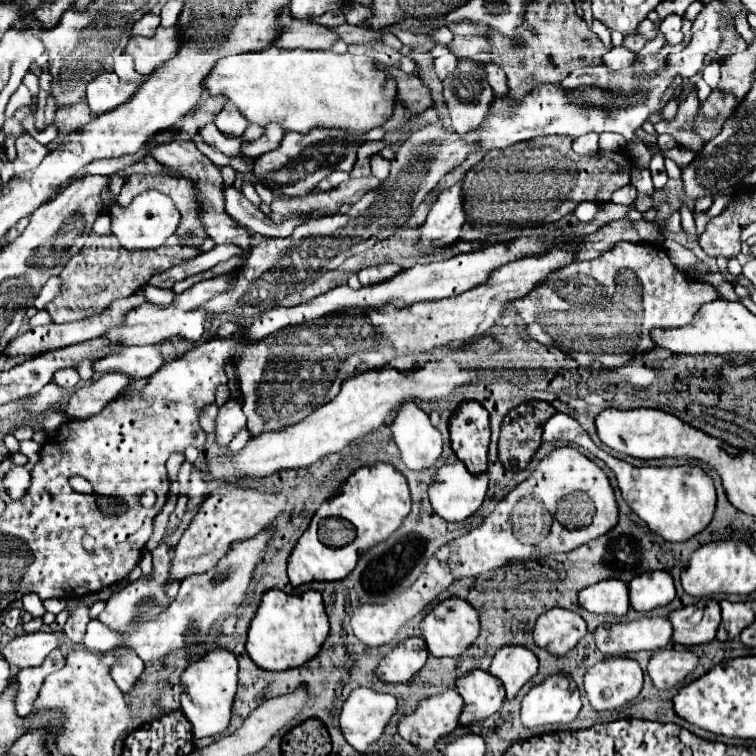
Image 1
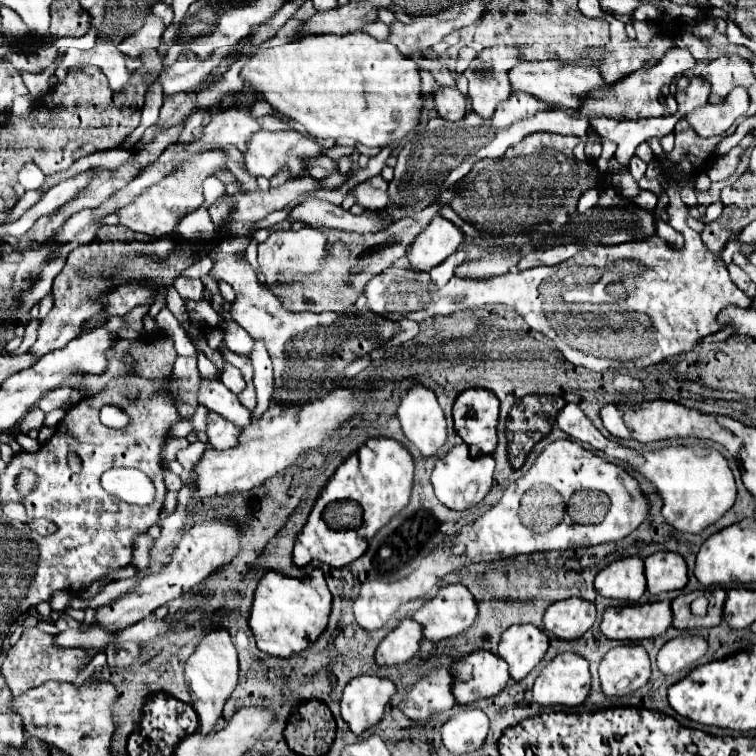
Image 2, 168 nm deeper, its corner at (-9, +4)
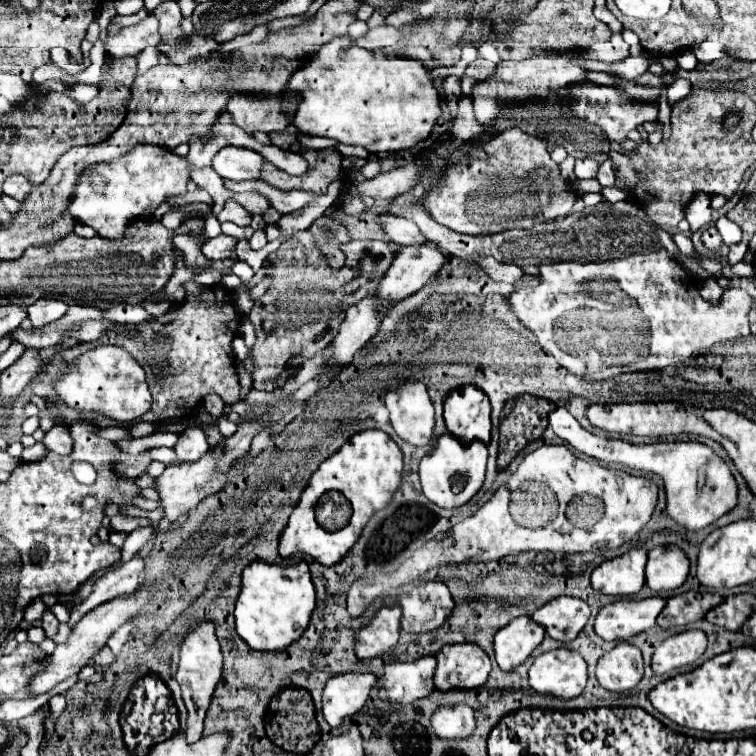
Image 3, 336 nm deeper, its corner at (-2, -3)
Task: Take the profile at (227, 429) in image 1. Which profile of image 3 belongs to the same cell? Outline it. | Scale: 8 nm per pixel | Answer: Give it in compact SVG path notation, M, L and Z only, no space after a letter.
M187 428L179 434L179 440L173 450L175 450L177 458L171 460L169 466L175 466L175 464L179 466L183 462L199 460L209 450L209 444L207 444L207 438L201 428Z

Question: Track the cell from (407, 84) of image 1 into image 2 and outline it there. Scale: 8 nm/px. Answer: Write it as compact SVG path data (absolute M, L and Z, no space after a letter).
M440 87L434 93L434 103L436 103L436 111L440 117L450 119L450 121L458 121L464 117L466 111L466 99L464 95L454 89L454 87Z

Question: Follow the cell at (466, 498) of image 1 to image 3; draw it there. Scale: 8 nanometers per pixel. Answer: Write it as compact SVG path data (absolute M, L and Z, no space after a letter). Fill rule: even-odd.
M441 434L431 454L427 454L419 464L419 478L421 478L423 494L441 508L463 506L483 486L485 464L487 464L487 446L483 442L471 442L471 446L463 446L453 434ZM455 478L465 478L465 482L457 488L453 486Z

